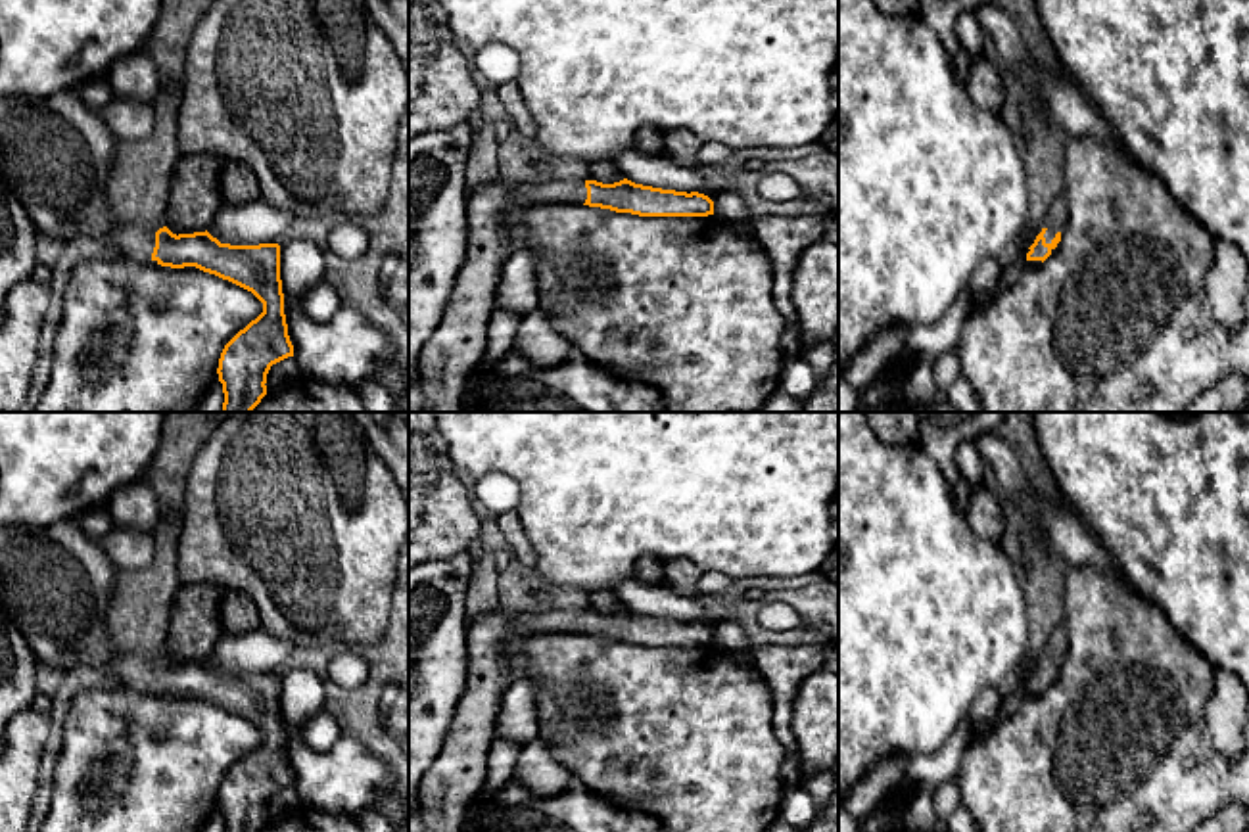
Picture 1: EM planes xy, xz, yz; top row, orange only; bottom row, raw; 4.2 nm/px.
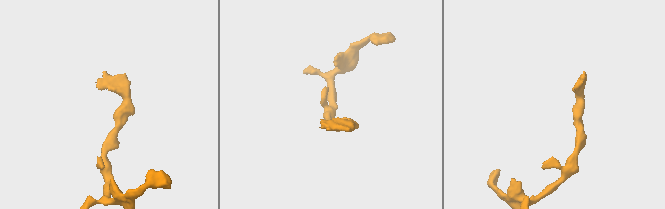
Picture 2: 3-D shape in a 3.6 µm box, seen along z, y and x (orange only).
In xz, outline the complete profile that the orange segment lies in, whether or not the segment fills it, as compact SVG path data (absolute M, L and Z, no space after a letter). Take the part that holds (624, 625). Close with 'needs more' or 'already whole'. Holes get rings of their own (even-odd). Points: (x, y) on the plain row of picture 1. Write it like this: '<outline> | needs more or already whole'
M501 606L468 621L466 681L443 746L418 784L426 832L460 832L462 817L482 792L495 740L501 700L510 684L510 658L520 638L543 633L577 633L639 646L708 646L714 631L698 621L675 621L627 608L602 613L547 612L507 615Z | needs more

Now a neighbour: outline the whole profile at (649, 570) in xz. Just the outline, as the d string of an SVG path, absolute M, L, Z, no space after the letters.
M654 556L641 558L635 566L633 575L647 585L666 585L664 583L664 562Z

